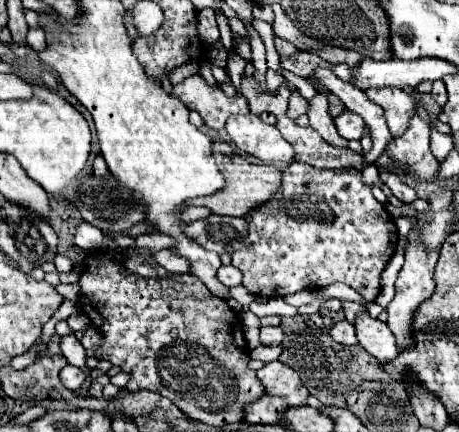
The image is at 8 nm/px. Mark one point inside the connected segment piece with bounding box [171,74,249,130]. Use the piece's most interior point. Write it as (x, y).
(211, 102)

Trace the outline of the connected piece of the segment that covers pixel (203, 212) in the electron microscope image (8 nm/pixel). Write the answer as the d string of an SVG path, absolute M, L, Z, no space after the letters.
M189 207L185 212L181 215L181 221L184 223L191 223L198 219L207 218L207 216L211 215L211 211L205 207Z

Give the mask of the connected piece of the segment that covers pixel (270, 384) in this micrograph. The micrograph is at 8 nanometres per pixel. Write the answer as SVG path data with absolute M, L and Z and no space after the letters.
M283 362L265 364L261 370L257 370L257 378L265 386L267 394L281 396L287 406L301 406L303 400L309 396L299 374Z

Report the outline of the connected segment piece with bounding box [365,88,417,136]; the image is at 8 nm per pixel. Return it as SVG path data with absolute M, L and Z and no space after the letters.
M371 88L365 90L367 98L383 108L387 126L393 136L401 136L407 130L407 122L415 116L417 102L401 88Z

